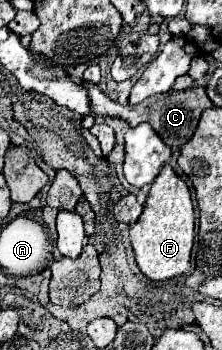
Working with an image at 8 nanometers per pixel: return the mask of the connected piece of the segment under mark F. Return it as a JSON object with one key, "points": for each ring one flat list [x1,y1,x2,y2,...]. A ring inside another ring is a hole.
{"points":[[166,164,152,182,144,202,144,212,130,224,130,244,138,268,150,280,168,280,190,270,190,252,194,244,194,206,186,182]]}

